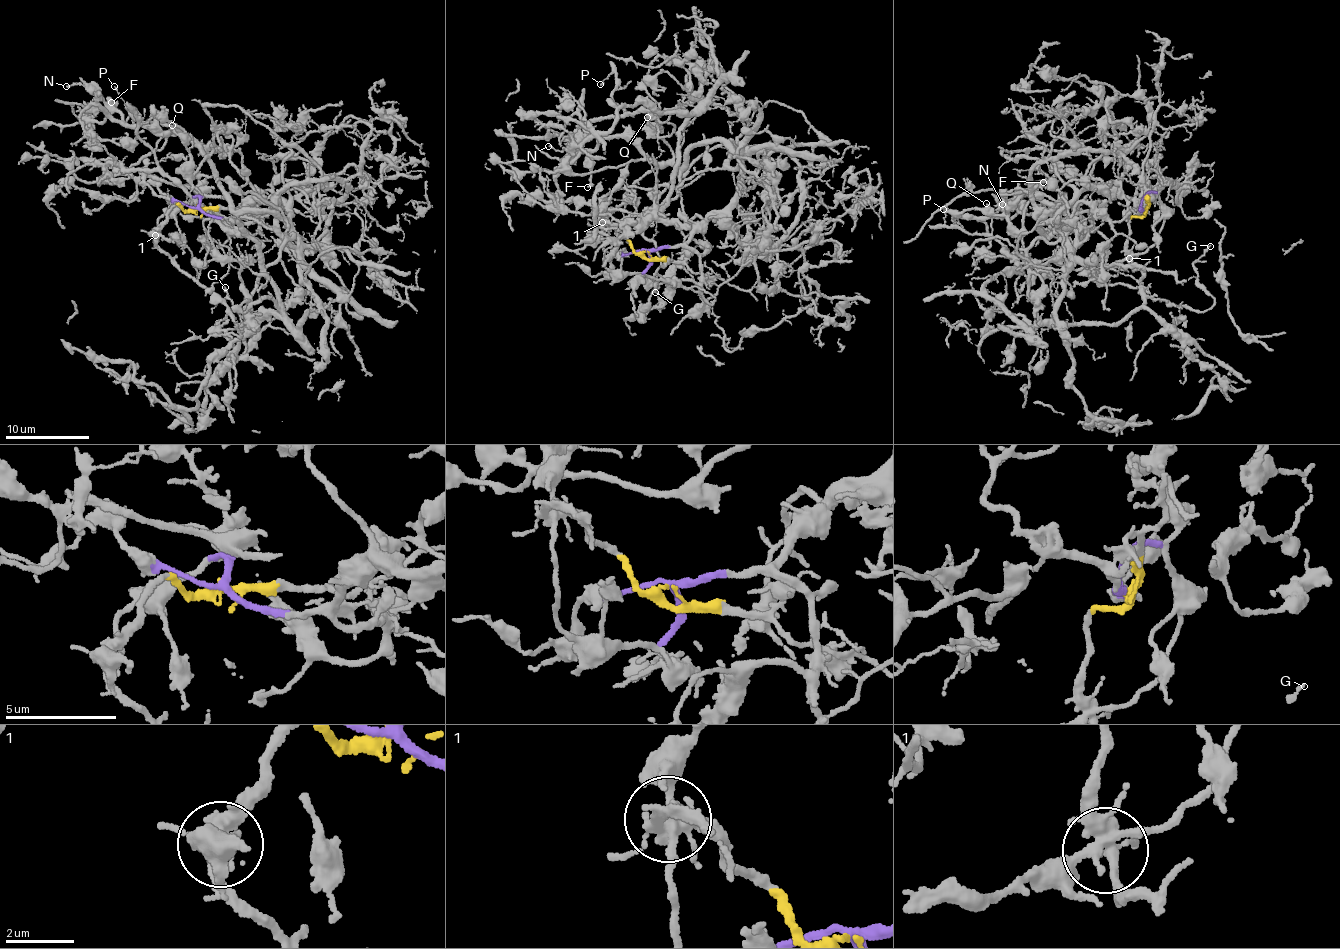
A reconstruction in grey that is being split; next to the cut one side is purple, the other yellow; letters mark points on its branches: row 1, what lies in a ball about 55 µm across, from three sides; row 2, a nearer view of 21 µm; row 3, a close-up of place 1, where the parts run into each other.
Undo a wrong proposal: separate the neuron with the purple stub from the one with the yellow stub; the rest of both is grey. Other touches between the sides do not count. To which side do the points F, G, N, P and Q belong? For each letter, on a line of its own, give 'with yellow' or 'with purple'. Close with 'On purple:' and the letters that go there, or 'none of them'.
F: with purple
G: with yellow
N: with purple
P: with yellow
Q: with purple
On purple: F, N, Q

